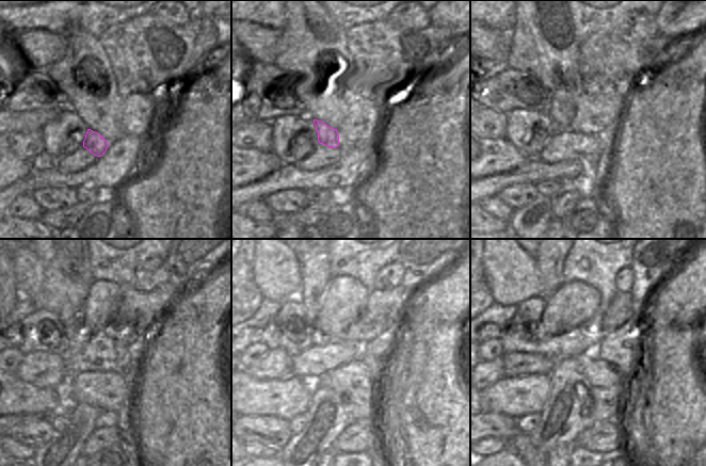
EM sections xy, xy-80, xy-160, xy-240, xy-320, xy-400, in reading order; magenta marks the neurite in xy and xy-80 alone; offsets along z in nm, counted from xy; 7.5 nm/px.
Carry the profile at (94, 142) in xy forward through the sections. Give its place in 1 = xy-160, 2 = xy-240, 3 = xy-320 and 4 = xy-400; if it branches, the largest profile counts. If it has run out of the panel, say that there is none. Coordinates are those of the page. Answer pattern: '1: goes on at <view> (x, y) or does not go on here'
1: goes on at xy-160 (560, 109)
2: goes on at xy-240 (81, 338)
3: goes on at xy-320 (316, 275)
4: goes on at xy-400 (549, 260)

